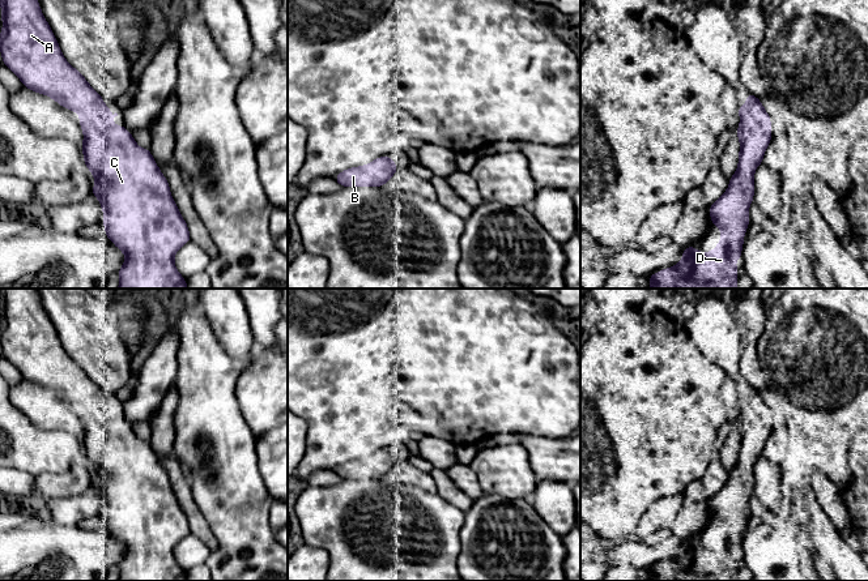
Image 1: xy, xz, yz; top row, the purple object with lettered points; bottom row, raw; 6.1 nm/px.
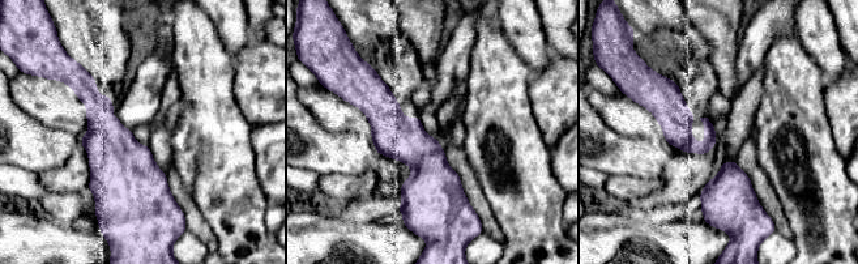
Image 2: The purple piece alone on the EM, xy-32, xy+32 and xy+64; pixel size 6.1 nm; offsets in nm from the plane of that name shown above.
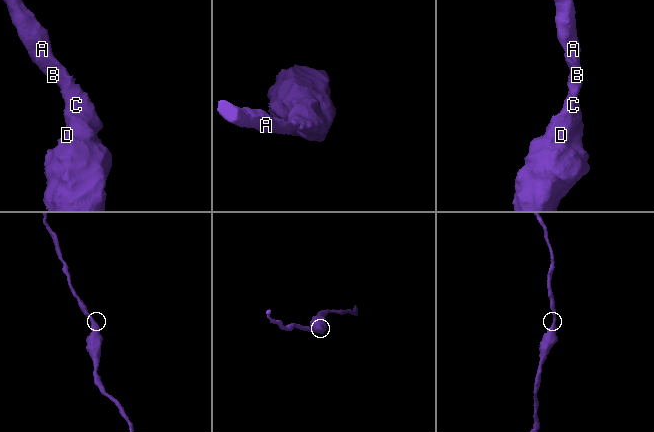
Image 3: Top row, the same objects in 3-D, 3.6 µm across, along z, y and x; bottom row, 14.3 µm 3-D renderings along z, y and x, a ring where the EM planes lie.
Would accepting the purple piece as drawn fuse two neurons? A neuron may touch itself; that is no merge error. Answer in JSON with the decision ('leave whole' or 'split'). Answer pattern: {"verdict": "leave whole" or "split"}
{"verdict": "leave whole"}

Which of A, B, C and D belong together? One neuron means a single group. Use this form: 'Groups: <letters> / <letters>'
Groups: A B C D

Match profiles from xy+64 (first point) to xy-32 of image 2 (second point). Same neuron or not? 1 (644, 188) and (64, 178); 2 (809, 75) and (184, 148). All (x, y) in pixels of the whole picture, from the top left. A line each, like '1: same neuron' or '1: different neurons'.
1: same neuron
2: different neurons

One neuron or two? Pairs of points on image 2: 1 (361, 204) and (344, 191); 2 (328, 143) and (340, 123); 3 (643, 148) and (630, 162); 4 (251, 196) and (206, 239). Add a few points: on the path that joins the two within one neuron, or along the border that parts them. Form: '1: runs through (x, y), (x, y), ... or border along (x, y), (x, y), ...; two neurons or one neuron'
1: border along (363, 196), (345, 201); two neurons
2: border along (311, 113), (329, 131), (357, 132), (365, 136); two neurons
3: runs through (640, 152), (634, 158); one neuron
4: border along (196, 205), (216, 237), (217, 247), (214, 250); two neurons

